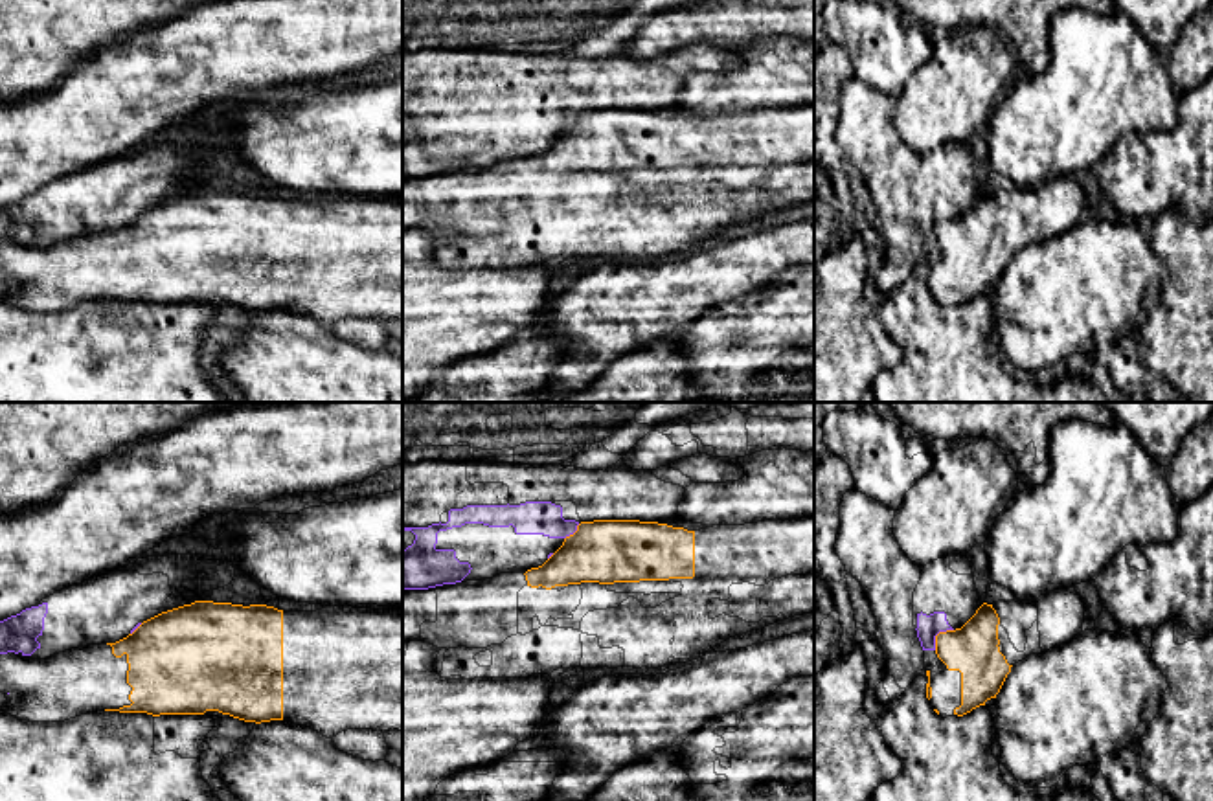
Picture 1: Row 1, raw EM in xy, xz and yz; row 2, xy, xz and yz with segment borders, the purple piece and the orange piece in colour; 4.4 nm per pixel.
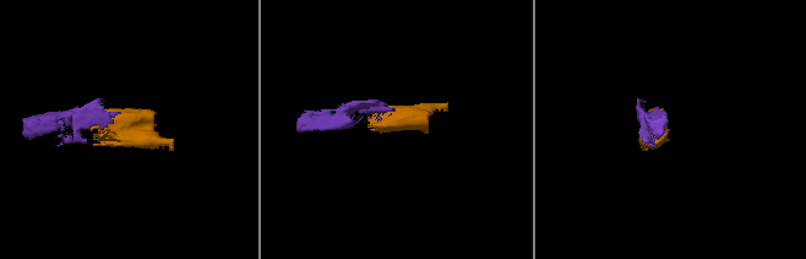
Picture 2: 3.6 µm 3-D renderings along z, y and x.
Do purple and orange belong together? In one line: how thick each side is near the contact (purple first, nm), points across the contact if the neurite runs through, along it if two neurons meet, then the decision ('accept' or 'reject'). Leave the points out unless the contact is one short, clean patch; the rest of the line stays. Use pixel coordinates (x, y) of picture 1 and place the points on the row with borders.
calibres 100 and 220 nm; border yz (952, 629), (941, 631), (936, 636), (934, 649); reject

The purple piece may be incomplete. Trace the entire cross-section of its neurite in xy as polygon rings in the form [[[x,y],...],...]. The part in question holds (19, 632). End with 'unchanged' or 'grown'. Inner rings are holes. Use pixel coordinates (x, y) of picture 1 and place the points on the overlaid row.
[[[202,555],[138,558],[0,621],[0,654],[46,660],[77,647],[116,643],[143,621],[195,603]]]; grown

